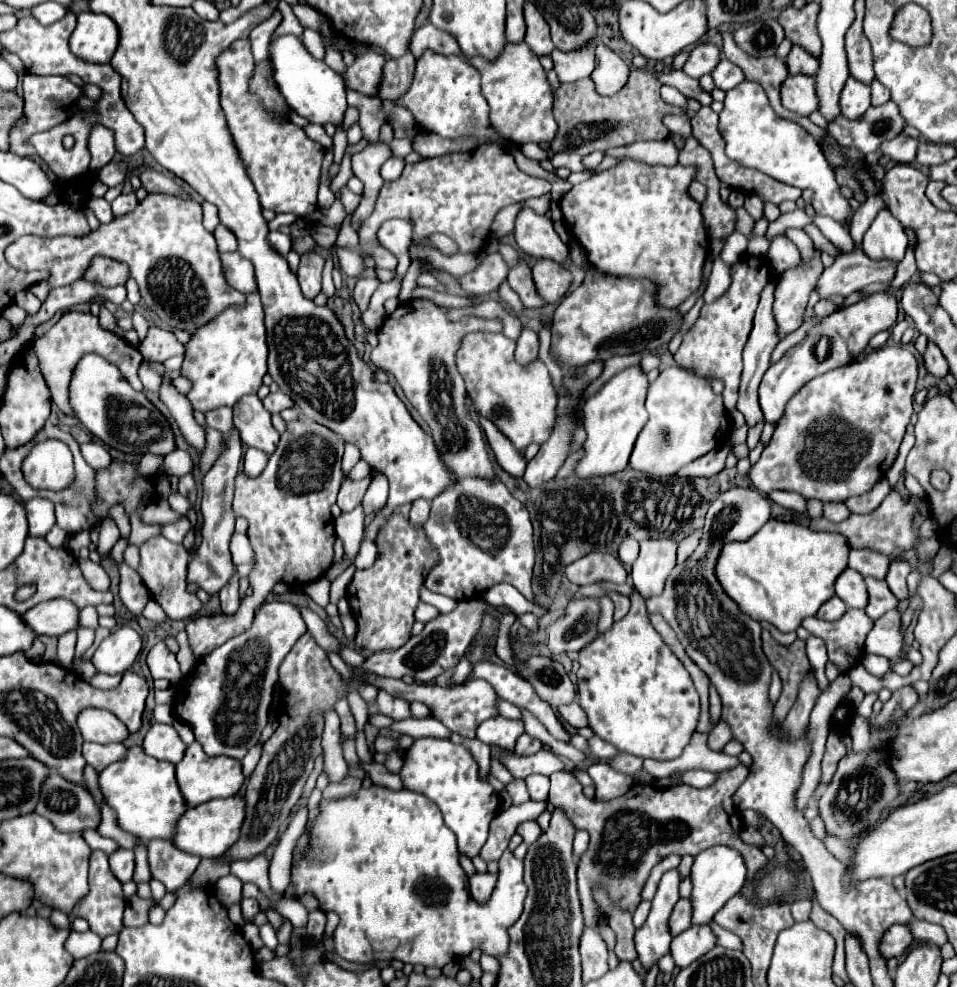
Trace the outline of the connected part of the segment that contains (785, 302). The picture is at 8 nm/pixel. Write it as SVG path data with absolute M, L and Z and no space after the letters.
M815 248L813 258L809 262L801 260L799 266L789 268L779 276L773 304L773 314L779 326L779 338L785 338L787 334L801 326L809 294L821 272L823 272L821 250Z

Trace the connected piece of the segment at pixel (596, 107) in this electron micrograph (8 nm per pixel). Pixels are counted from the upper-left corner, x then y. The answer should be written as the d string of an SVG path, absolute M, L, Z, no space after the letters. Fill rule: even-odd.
M633 68L627 84L613 96L599 96L589 78L559 84L553 92L553 116L557 120L557 134L551 140L549 150L557 152L575 152L587 156L595 150L609 150L615 146L633 144L637 140L661 140L669 136L669 130L663 124L665 112L683 112L683 108L667 104L659 94L659 82L653 72Z

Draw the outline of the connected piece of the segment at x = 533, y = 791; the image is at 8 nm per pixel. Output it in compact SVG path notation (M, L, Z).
M531 774L525 778L525 782L527 782L527 792L529 792L531 800L541 800L541 802L547 800L547 794L549 794L549 778L547 776Z

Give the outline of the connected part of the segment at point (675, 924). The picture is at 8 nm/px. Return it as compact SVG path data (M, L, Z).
M681 898L669 916L669 932L671 936L677 936L685 932L689 926L691 926L691 902Z

